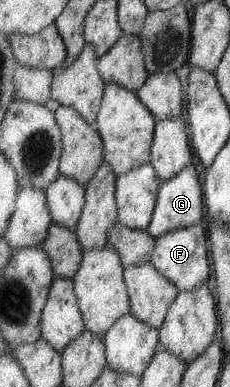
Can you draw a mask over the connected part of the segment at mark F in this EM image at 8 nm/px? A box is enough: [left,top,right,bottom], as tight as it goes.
[151,225,212,292]

